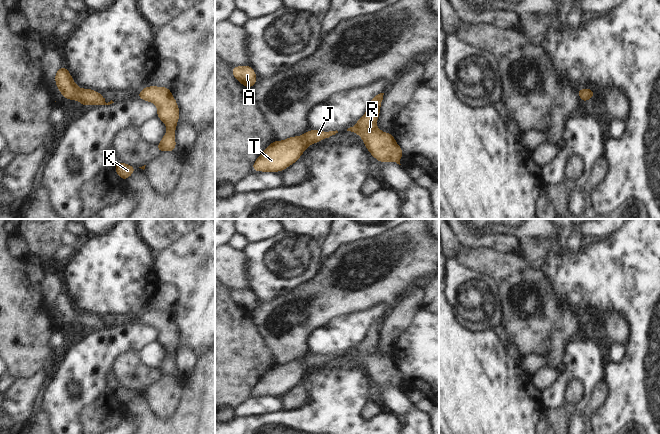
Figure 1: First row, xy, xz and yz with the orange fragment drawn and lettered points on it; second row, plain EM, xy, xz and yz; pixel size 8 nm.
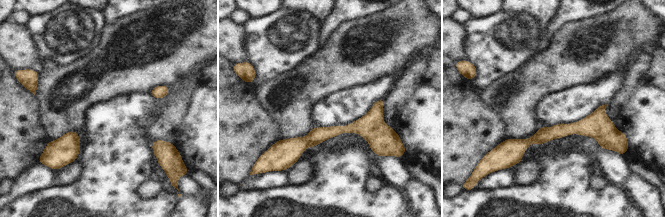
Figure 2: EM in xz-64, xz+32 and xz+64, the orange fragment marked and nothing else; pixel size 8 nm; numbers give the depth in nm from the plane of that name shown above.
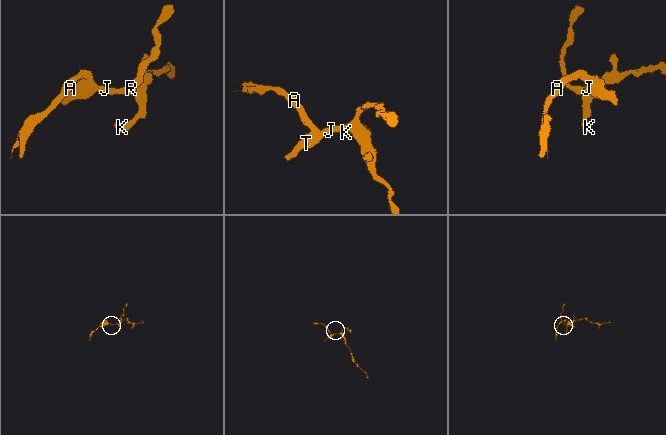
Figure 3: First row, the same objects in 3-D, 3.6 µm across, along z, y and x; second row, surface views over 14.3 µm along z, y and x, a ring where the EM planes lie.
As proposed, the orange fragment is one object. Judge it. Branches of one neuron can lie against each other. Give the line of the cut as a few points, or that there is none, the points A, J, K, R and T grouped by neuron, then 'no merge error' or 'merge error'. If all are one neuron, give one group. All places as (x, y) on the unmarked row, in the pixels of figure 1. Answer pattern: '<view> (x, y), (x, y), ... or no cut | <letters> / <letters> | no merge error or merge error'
no cut | A J K R T | no merge error

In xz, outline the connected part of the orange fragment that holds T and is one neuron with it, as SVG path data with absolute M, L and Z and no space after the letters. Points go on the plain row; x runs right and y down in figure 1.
M307 354L302 360L292 360L270 367L252 389L252 395L281 396L300 383L309 369L318 367L338 355Z

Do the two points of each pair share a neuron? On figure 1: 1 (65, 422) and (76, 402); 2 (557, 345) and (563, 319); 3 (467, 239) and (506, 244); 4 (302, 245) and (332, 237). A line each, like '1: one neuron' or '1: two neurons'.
1: one neuron
2: one neuron
3: one neuron
4: two neurons

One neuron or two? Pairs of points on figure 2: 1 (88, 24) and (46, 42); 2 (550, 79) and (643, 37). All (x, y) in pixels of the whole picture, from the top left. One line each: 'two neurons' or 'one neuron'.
1: one neuron
2: one neuron

